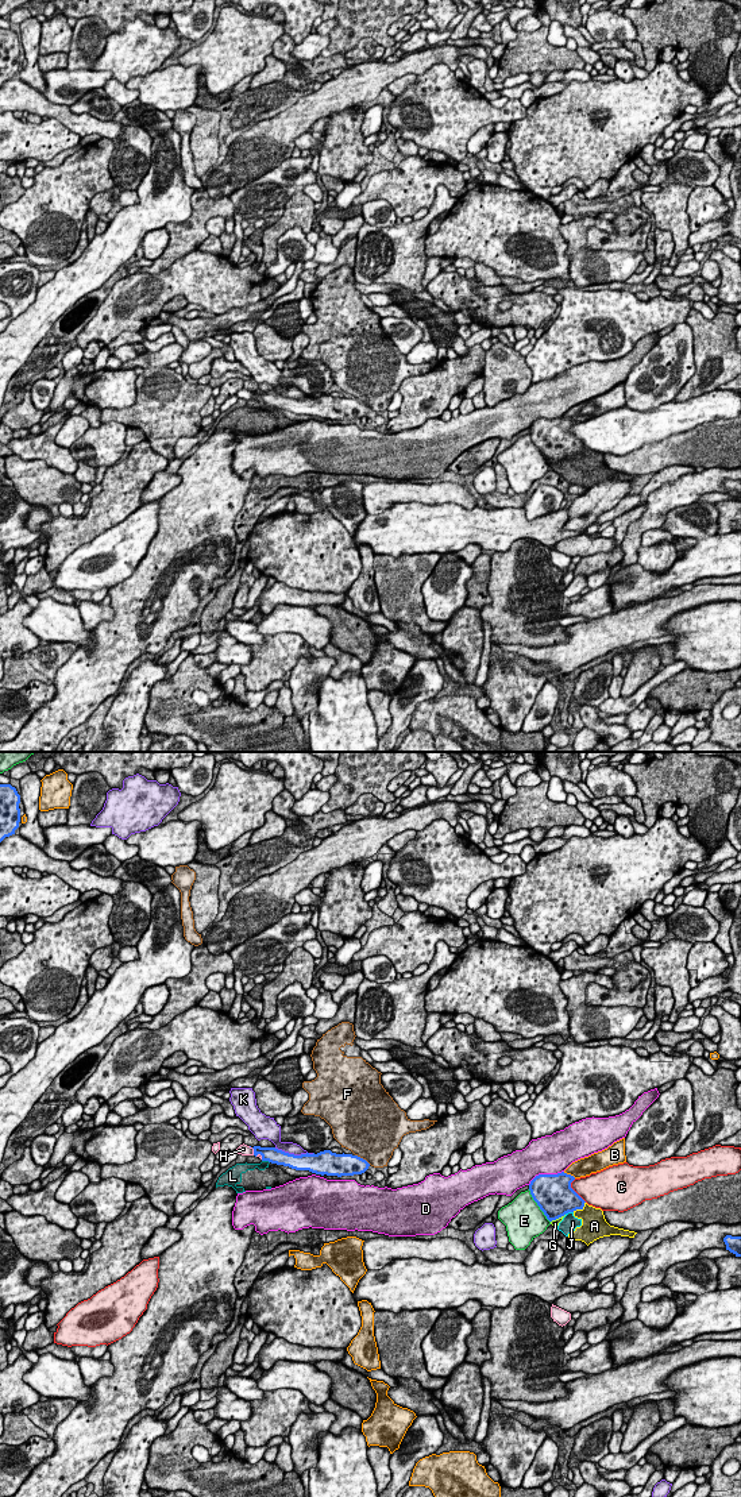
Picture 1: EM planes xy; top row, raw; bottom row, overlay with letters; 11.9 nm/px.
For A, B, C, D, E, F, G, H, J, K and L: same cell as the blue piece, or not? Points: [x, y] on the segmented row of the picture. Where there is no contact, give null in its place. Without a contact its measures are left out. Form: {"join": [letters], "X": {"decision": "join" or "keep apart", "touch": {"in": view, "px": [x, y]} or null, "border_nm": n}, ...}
{"join": [], "A": {"decision": "keep apart", "touch": {"in": "xy", "px": [579, 1208]}, "border_nm": 200}, "B": {"decision": "keep apart", "touch": {"in": "xy", "px": [570, 1175]}, "border_nm": 170}, "C": {"decision": "keep apart", "touch": {"in": "xy", "px": [574, 1191]}, "border_nm": 320}, "D": {"decision": "keep apart", "touch": {"in": "xy", "px": [545, 1175]}, "border_nm": 460}, "E": {"decision": "keep apart", "touch": {"in": "xy", "px": [537, 1204]}, "border_nm": 480}, "F": {"decision": "keep apart", "touch": {"in": "xy", "px": [362, 1158]}, "border_nm": 220}, "G": {"decision": "keep apart", "touch": {"in": "xy", "px": [558, 1218]}, "border_nm": 200}, "H": {"decision": "keep apart", "touch": {"in": "xy", "px": [254, 1154]}, "border_nm": 240}, "J": {"decision": "keep apart", "touch": {"in": "xy", "px": [568, 1211]}, "border_nm": 120}, "K": {"decision": "keep apart", "touch": {"in": "xy", "px": [293, 1154]}, "border_nm": 480}, "L": {"decision": "keep apart", "touch": {"in": "xy", "px": [266, 1160]}, "border_nm": 100}}

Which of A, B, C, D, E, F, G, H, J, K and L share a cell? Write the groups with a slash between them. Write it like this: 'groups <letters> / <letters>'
groups A G J L / B / C / D / E / F / H / K

